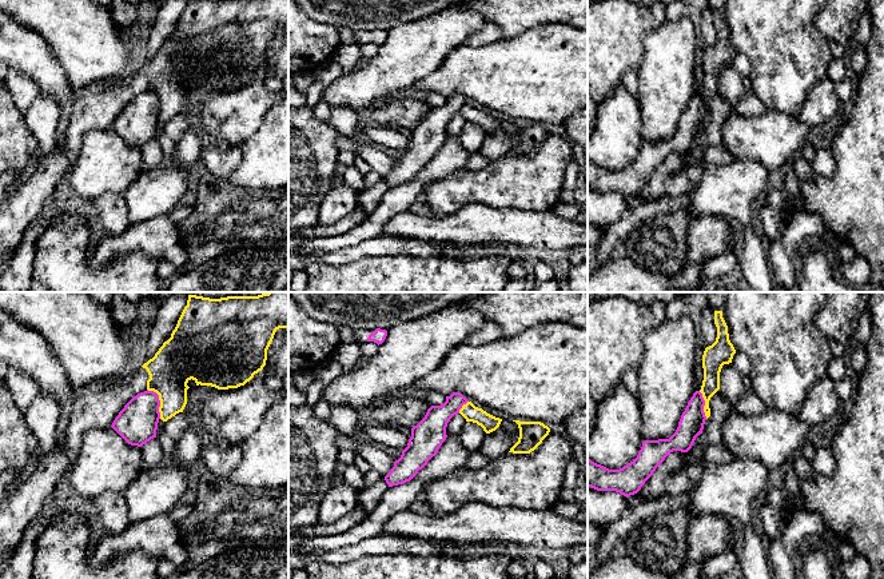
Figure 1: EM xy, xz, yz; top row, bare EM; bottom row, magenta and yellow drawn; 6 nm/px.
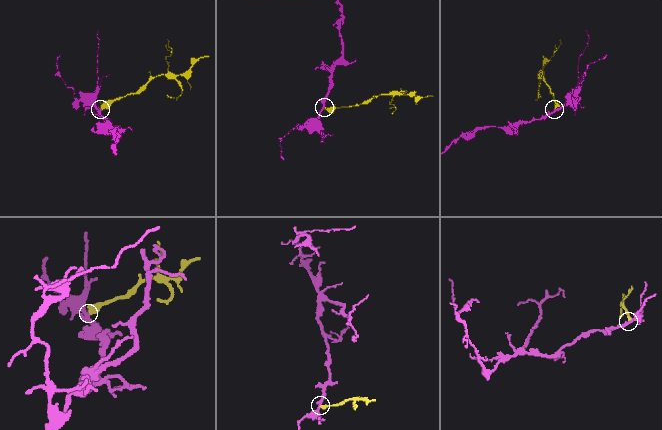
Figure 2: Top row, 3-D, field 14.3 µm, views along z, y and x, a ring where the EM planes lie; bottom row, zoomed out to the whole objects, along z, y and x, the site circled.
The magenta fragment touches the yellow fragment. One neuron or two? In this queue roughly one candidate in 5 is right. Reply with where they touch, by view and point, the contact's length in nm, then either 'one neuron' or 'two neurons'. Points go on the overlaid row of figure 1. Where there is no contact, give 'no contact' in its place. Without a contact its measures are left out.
xy (159, 402) | 200 nm | two neurons

